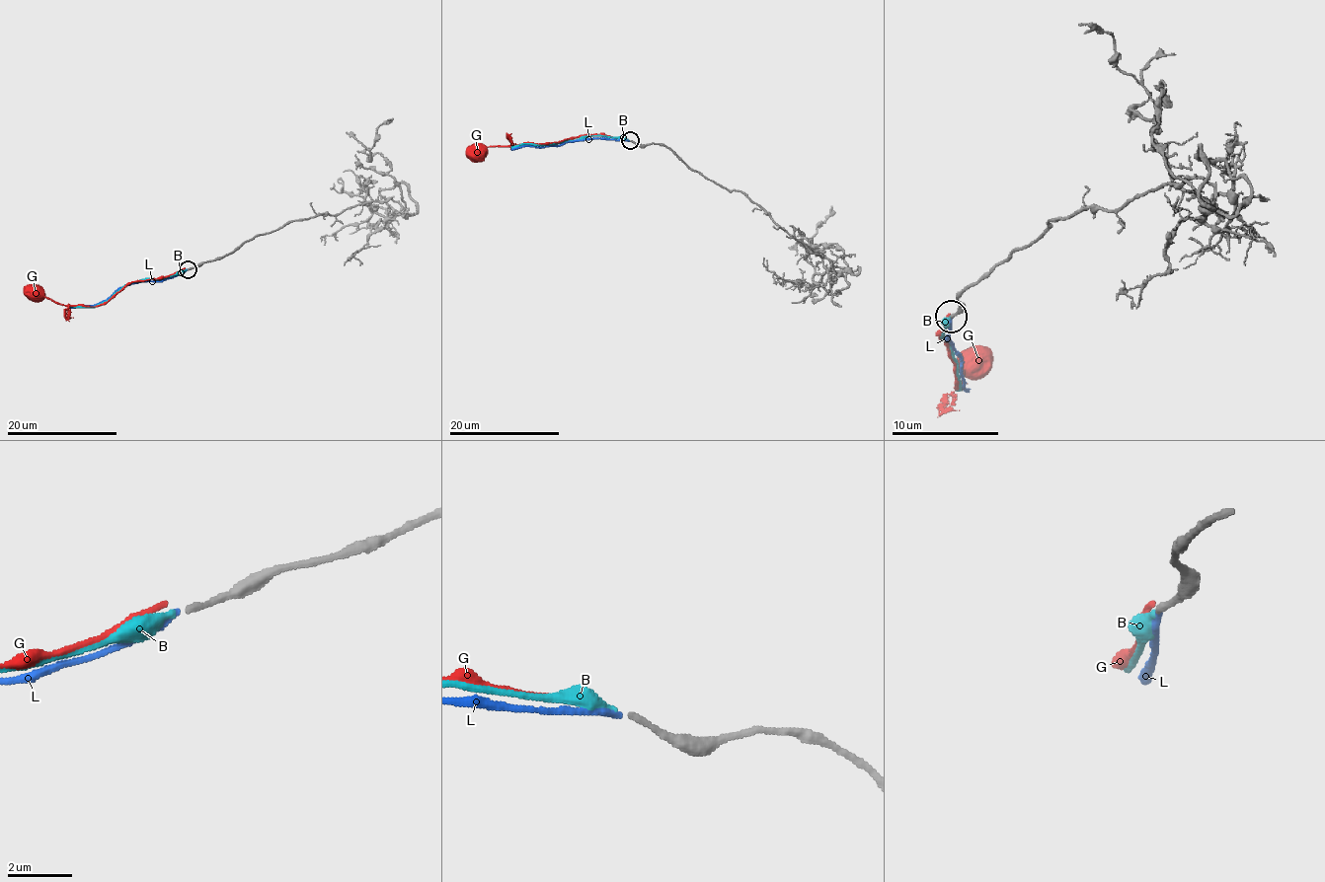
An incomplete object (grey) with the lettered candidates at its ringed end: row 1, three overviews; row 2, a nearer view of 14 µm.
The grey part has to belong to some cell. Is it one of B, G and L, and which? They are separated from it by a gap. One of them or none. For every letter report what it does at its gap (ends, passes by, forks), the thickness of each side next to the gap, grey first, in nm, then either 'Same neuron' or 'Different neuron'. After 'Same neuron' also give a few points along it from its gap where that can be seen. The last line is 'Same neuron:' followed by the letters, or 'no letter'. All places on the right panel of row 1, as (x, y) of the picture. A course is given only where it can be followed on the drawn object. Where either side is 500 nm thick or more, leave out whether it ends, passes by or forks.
B: It ends there. Thickness 200 nm (grey) against 280 nm. Same neuron. Its course: (949, 316), (941, 334), (952, 345), (960, 388), (957, 388), (965, 386)
G: It ends there. Thickness 200 nm (grey) against 160 nm. Different neuron
L: It ends there. Thickness 200 nm (grey) against 240 nm. Different neuron
Same neuron: B

